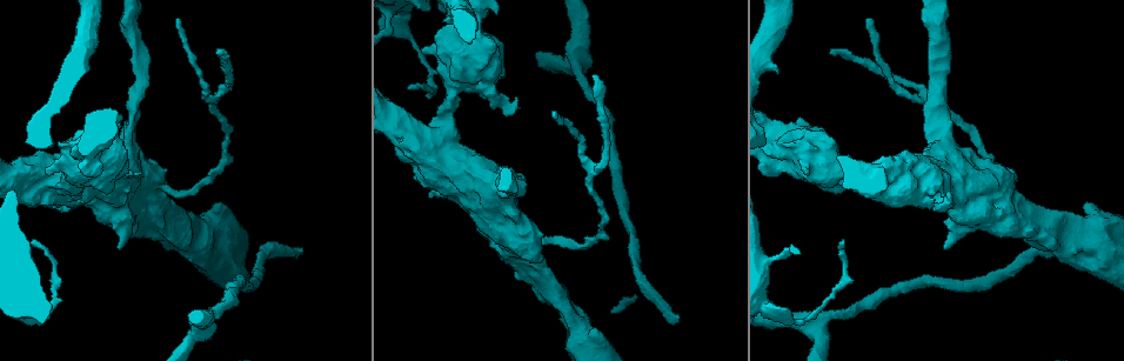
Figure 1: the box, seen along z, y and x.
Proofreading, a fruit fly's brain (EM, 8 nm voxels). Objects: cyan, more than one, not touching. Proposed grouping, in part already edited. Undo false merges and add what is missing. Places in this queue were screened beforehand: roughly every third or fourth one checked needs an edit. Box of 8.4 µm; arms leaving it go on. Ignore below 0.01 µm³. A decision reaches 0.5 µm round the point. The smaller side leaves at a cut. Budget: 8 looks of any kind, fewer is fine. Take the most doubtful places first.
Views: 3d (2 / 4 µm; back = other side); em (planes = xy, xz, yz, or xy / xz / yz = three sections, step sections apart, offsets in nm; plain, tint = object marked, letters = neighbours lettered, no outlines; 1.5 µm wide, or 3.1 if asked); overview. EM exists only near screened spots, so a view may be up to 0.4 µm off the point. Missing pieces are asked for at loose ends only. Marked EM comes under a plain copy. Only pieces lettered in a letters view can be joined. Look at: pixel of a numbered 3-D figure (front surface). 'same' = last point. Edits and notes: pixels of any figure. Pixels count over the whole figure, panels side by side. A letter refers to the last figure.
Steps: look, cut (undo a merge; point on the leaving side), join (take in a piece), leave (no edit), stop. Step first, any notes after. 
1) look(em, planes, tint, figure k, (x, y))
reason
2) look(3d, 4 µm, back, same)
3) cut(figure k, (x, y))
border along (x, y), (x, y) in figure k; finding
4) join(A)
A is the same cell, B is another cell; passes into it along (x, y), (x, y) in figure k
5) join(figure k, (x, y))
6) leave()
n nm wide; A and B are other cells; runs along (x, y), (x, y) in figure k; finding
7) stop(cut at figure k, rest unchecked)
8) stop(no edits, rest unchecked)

look(em, planes, tint, figure 1, (589, 176))
a fork

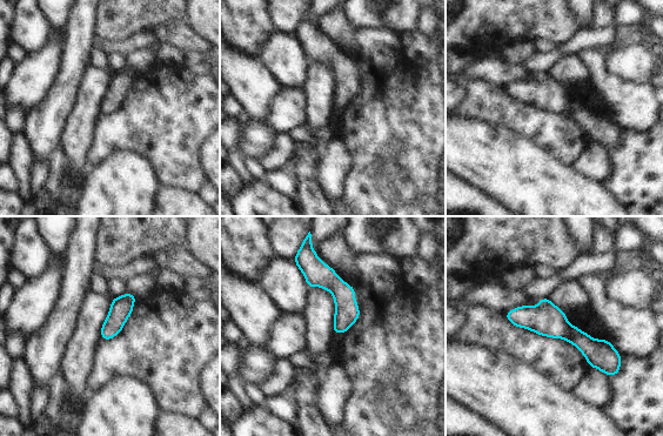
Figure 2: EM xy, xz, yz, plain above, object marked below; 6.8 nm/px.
look(em, planes, letters, same)
see the neighbours

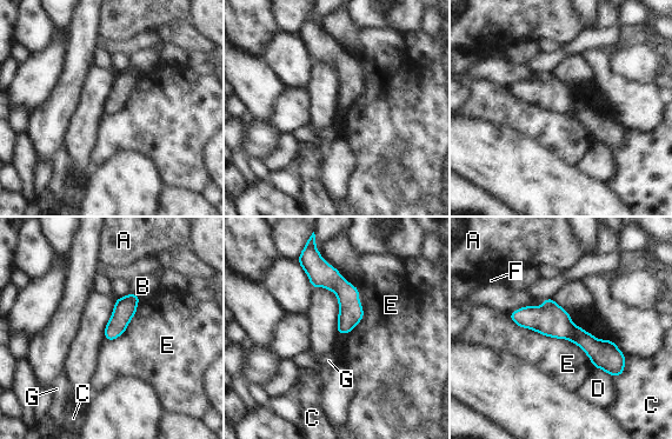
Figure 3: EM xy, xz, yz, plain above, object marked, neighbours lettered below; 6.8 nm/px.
leave()
A, B, C, D, E, F and G are other cells; runs along (513, 316), (553, 320), (618, 372) in figure 3; all the same neuron

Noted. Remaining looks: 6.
look(3d, 4 µm, figure 1, (960, 219))
thick end

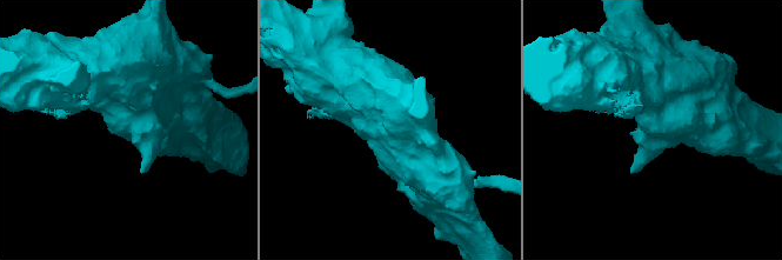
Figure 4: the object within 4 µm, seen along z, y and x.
look(em, planes, letters, figure 4, (110, 130))
now the EM

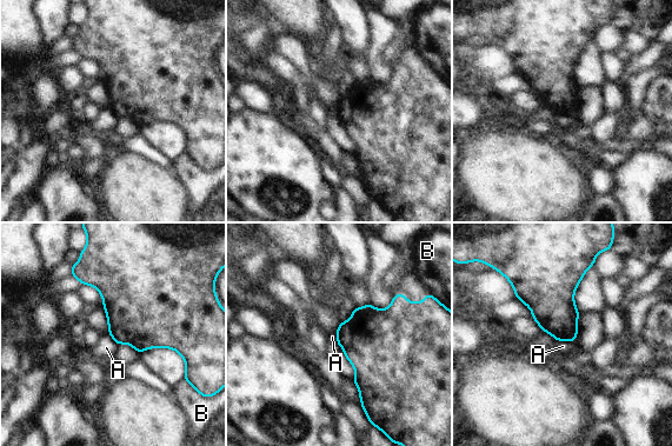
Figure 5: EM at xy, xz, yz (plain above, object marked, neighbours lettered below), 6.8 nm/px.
leave()
A touches over 140 nm; A and B are other cells; none of them fits

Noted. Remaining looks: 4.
look(em, planes, letters, figure 1, (144, 177))
branch stops here

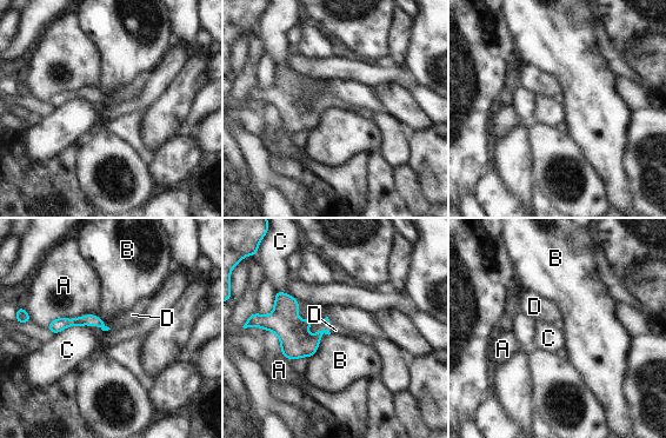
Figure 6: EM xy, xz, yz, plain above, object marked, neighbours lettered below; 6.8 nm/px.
join(D)
D is the same cell, A, B and C are other cells; it goes on there

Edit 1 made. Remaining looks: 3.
stop(join at figure 6, rest unchecked)

